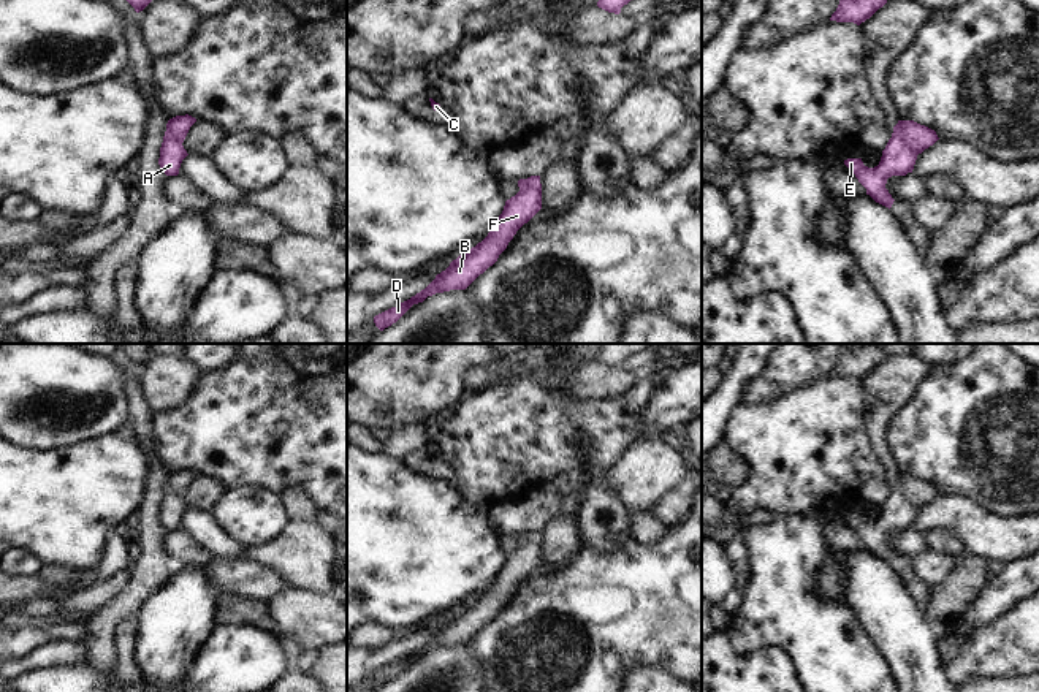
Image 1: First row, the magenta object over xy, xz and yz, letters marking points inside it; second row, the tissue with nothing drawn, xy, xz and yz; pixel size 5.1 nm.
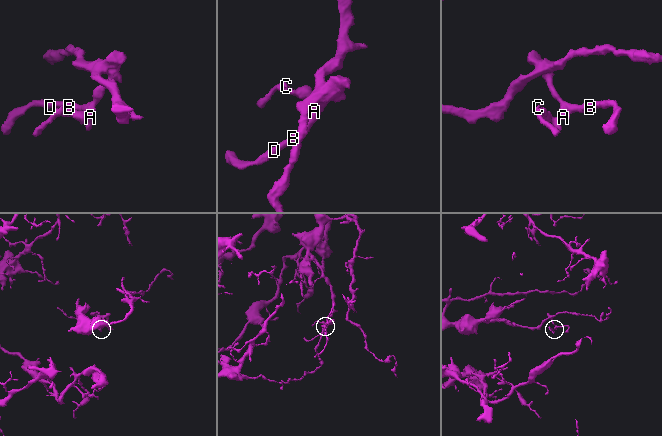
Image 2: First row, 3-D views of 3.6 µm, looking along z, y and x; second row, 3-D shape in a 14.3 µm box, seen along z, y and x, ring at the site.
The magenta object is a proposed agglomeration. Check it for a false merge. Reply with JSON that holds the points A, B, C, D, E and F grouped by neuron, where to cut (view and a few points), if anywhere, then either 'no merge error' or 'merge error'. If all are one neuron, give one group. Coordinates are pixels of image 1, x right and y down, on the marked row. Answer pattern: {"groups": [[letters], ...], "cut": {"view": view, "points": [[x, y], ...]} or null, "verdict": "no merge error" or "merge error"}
{"groups": [["A", "C", "E"], ["B", "D", "F"]], "cut": {"view": "yz", "points": [[894, 130], [917, 154]]}, "verdict": "merge error"}

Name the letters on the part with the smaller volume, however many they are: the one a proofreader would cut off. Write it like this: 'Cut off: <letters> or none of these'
Cut off: A, C, E

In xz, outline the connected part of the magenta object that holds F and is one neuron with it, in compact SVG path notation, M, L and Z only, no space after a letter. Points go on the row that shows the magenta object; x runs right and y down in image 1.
M540 176L526 179L526 185L505 201L496 226L488 236L466 253L459 255L450 266L420 293L374 317L375 326L383 331L396 323L413 304L428 296L450 290L466 290L480 274L493 266L507 249L516 231L542 209Z

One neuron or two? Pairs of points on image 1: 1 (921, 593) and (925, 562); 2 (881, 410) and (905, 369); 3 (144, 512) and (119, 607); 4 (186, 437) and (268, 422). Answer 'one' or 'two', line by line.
1: two
2: one
3: one
4: one

